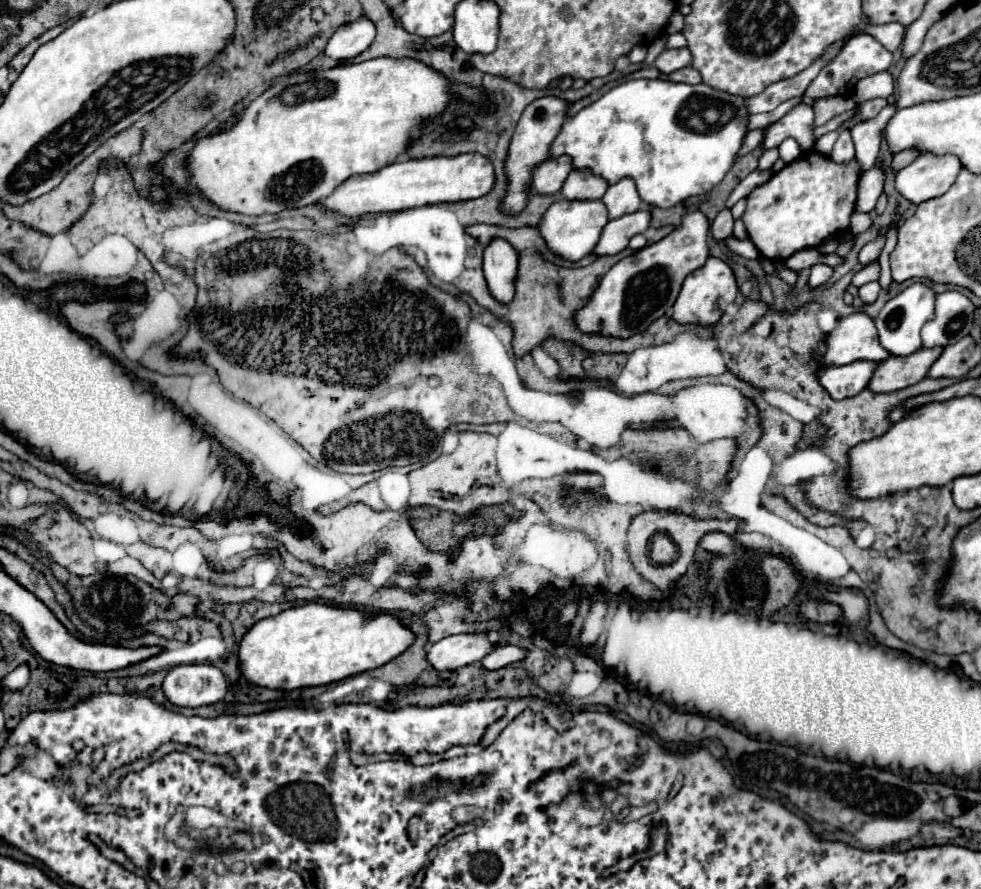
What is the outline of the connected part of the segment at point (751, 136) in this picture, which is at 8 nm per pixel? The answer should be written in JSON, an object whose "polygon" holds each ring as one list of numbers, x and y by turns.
{"polygon":[[757,128,757,130,749,130,749,134,747,134,747,138,745,138,745,146,741,148,741,154,737,156,737,158,741,158,743,154,747,154,749,150,753,150,753,148,757,148,761,142,763,142,763,138,765,138,765,132,767,132,767,128]]}

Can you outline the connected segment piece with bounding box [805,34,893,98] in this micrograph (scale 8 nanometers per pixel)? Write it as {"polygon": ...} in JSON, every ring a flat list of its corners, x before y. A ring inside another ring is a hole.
{"polygon":[[859,34,855,38,851,38,843,52,829,64,825,66,819,76,809,84,809,88,805,90,805,96,809,98,825,98,825,96,849,96,853,92,853,86,867,76,873,76,877,72,883,72,891,66,893,62,893,54,889,50,885,50,873,36,869,34]]}

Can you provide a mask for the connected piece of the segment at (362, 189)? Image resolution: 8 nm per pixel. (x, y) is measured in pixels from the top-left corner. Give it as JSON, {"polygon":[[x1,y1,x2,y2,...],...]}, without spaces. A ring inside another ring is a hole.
{"polygon":[[459,154,451,158,411,158,385,166,373,174,351,176,329,198,323,200,323,206,349,218,357,218,367,212,397,212,407,208,421,208,427,204,475,200,489,194,493,184,495,170,491,160,483,154]]}

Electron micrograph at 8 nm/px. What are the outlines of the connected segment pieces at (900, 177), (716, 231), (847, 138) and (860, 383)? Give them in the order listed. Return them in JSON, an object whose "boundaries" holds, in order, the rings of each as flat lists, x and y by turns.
{"boundaries":[[[921,154,913,164,897,172,895,186,903,198,913,204,945,194,955,182,963,164,953,154]],[[725,208,717,214,717,218,711,222,711,234,715,240,727,240,733,238,733,216,731,210]],[[843,130,833,146,833,152,831,152,831,158,835,162,849,162,851,158,855,156,855,148,853,148,853,140,851,140,851,134,849,130]],[[857,360,843,366,825,366,819,372,819,380,821,380,821,386,835,400,843,400,867,388,875,368,877,368,877,362,871,362,871,360]]]}

